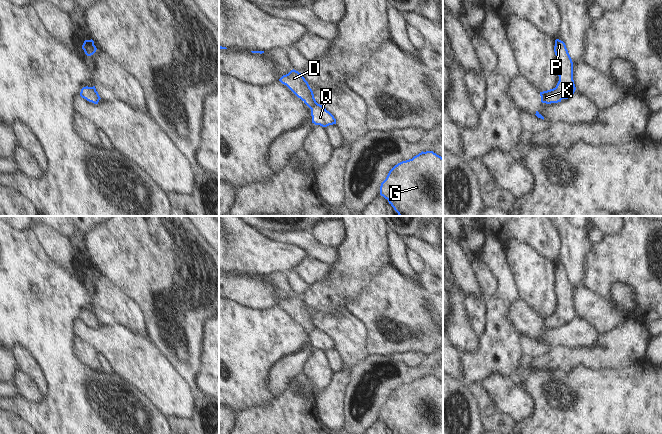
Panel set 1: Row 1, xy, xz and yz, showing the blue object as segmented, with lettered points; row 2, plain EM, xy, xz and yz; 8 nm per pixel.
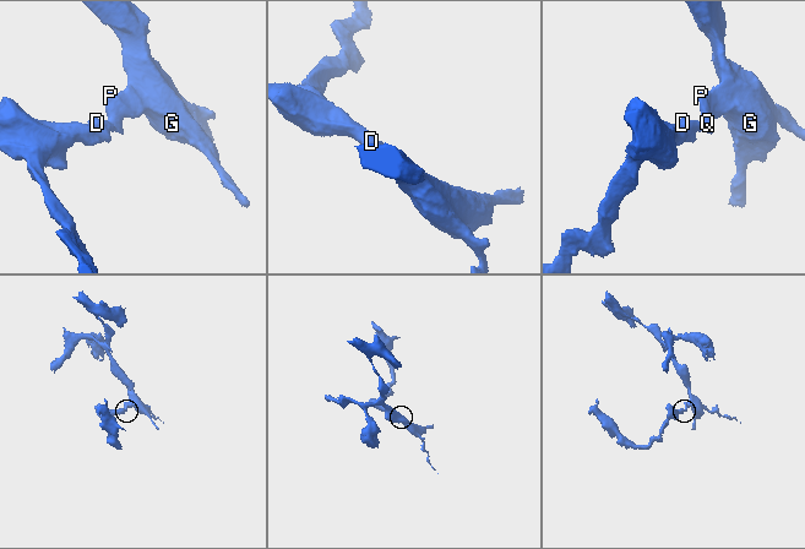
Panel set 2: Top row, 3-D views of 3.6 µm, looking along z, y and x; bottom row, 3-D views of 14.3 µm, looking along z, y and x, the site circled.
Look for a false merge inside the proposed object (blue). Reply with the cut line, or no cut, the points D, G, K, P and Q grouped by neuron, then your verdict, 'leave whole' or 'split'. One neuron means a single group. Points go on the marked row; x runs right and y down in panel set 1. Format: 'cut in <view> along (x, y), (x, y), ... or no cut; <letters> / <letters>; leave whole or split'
no cut; D G K P Q; leave whole

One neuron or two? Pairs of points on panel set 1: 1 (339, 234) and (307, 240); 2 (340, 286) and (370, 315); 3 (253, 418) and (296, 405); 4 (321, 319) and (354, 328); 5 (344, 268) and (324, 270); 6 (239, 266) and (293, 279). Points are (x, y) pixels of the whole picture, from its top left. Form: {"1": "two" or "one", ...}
{"1": "two", "2": "two", "3": "one", "4": "one", "5": "two", "6": "two"}

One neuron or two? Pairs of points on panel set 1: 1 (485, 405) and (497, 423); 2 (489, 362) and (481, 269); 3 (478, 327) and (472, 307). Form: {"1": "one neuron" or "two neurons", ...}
{"1": "two neurons", "2": "two neurons", "3": "one neuron"}

